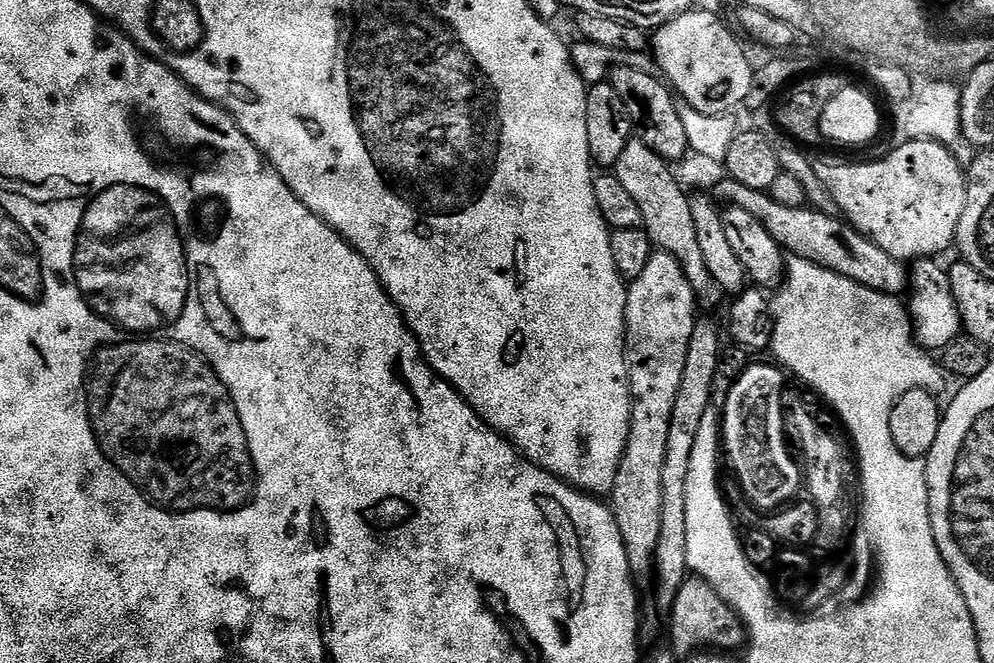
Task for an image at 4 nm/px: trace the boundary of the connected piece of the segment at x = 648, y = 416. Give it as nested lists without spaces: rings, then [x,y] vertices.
[[[659,250],[653,251],[650,262],[646,262],[646,270],[642,270],[642,274],[638,274],[638,278],[627,285],[627,290],[626,314],[624,315],[624,357],[628,360],[628,385],[632,395],[632,417],[630,418],[630,434],[626,442],[624,457],[620,459],[618,474],[614,478],[614,486],[610,493],[610,507],[612,513],[616,515],[618,530],[622,534],[622,542],[626,546],[628,565],[632,567],[633,573],[640,574],[647,568],[649,571],[653,567],[652,559],[658,546],[658,526],[660,525],[658,517],[662,510],[662,461],[666,458],[666,438],[670,435],[670,414],[674,410],[674,398],[678,395],[678,386],[682,382],[682,369],[686,367],[686,350],[690,346],[690,334],[694,334],[694,326],[698,319],[698,313],[696,313],[698,294],[693,291],[678,261],[669,252]]]

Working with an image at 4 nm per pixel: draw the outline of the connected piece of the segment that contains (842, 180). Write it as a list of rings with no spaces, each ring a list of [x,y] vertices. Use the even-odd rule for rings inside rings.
[[[920,139],[909,140],[901,143],[901,148],[896,148],[889,154],[885,160],[876,160],[873,164],[816,164],[816,176],[820,179],[820,183],[824,185],[824,191],[832,197],[837,209],[842,213],[843,219],[852,227],[859,230],[863,236],[868,238],[870,242],[877,244],[890,254],[890,258],[901,262],[915,262],[925,258],[939,257],[939,252],[944,252],[947,248],[953,247],[956,239],[956,231],[958,230],[958,222],[962,218],[962,206],[964,205],[964,190],[966,187],[965,169],[952,158],[952,152],[947,148],[947,143],[941,142],[939,139]]]

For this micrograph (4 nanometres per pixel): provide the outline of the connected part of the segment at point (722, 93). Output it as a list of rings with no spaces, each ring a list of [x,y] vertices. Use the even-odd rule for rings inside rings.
[[[696,11],[681,12],[655,29],[650,36],[650,53],[660,67],[659,75],[687,107],[723,116],[748,100],[754,64],[736,41],[735,31],[732,33],[714,13]]]

